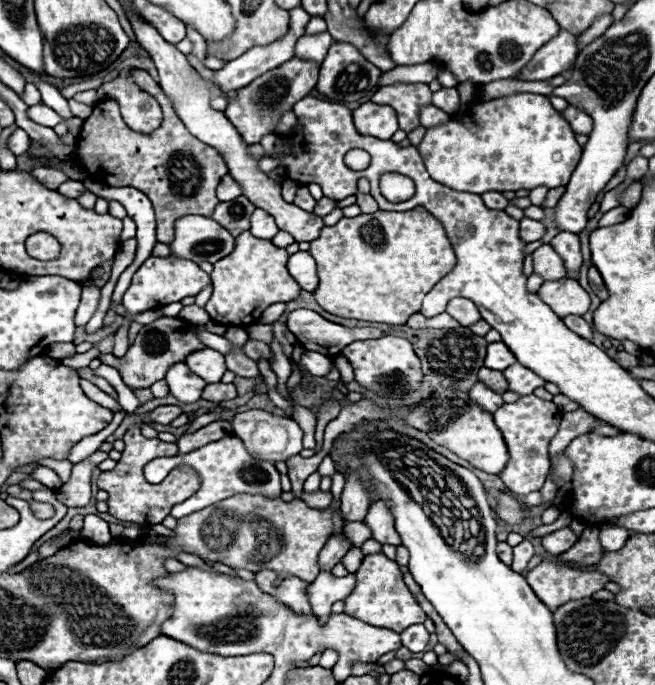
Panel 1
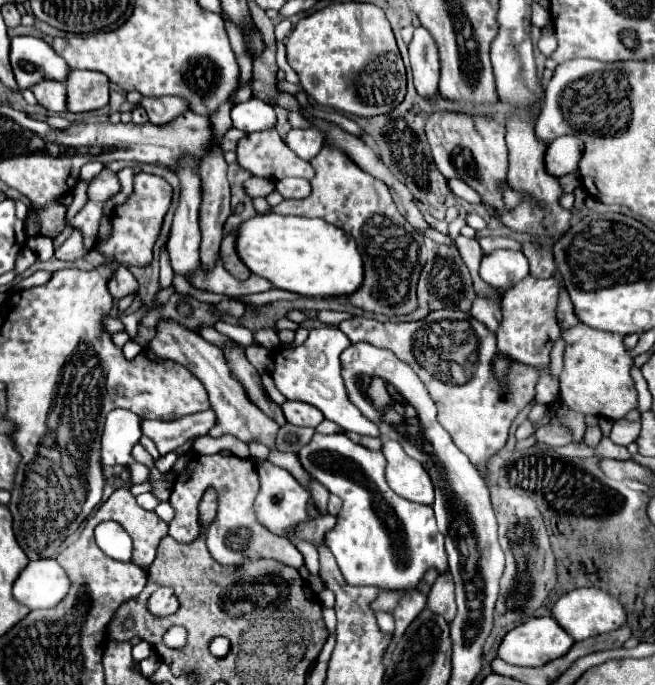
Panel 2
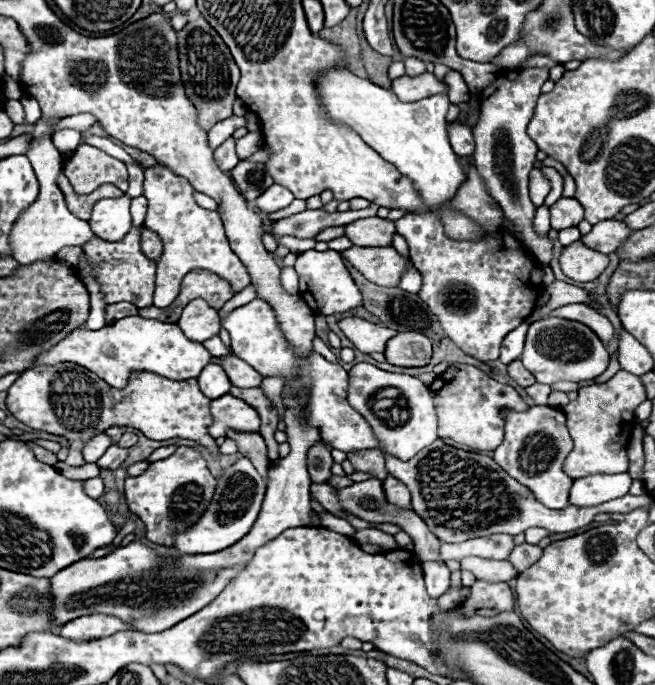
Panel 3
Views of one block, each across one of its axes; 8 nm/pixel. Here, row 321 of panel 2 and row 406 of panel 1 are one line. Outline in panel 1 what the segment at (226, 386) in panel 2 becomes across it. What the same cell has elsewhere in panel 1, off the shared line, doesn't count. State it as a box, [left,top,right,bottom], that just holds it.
[150,406,180,426]

